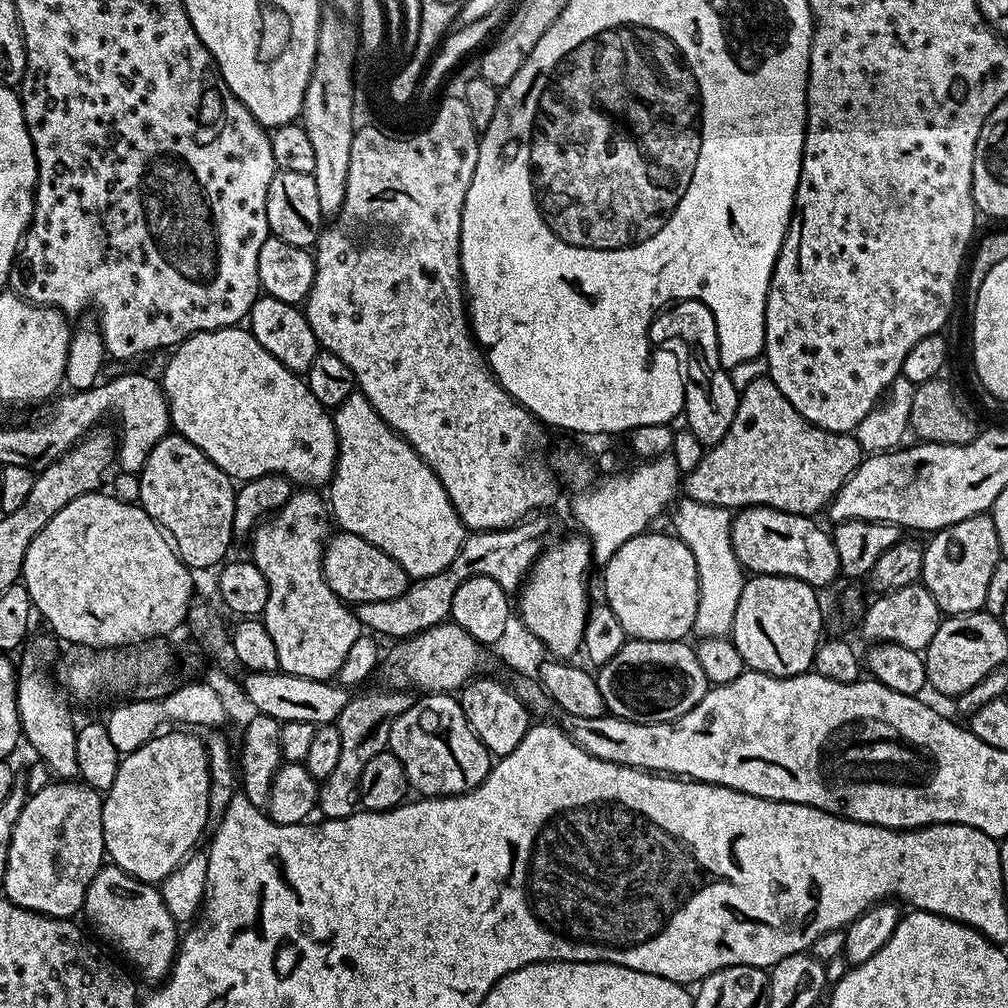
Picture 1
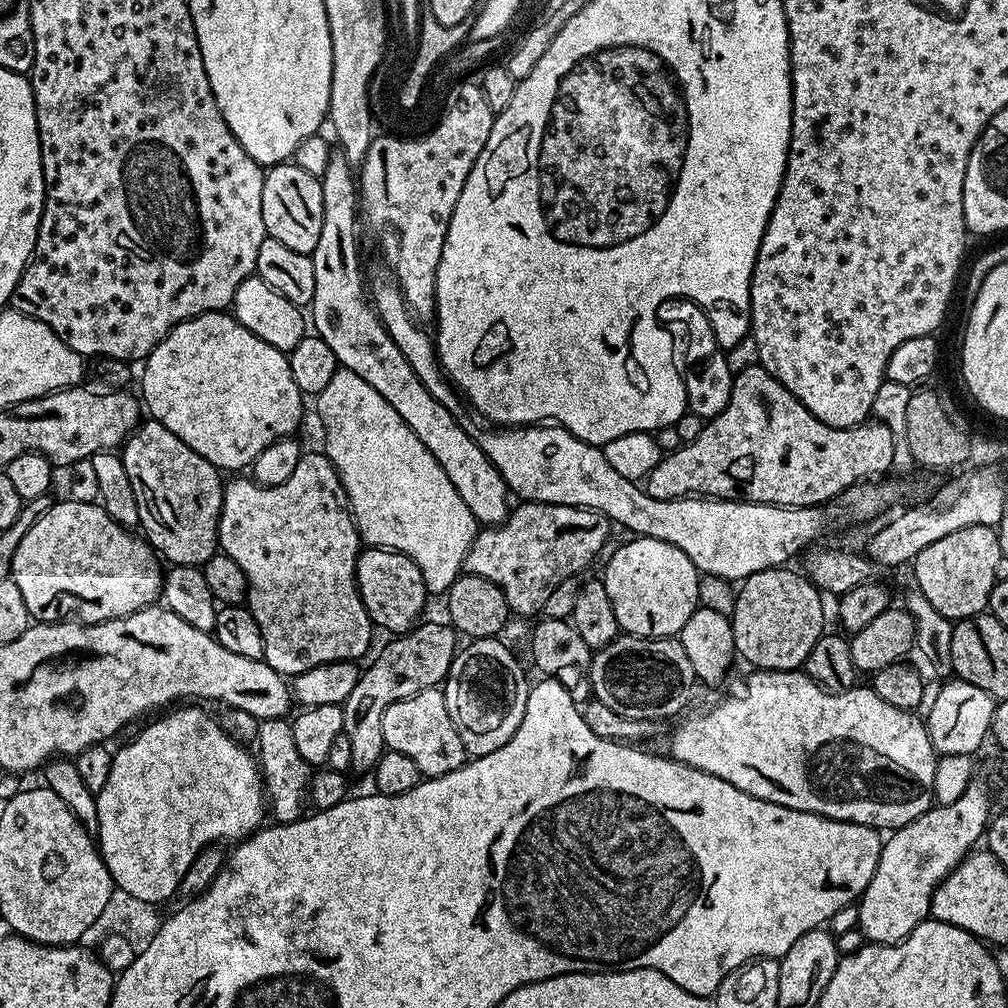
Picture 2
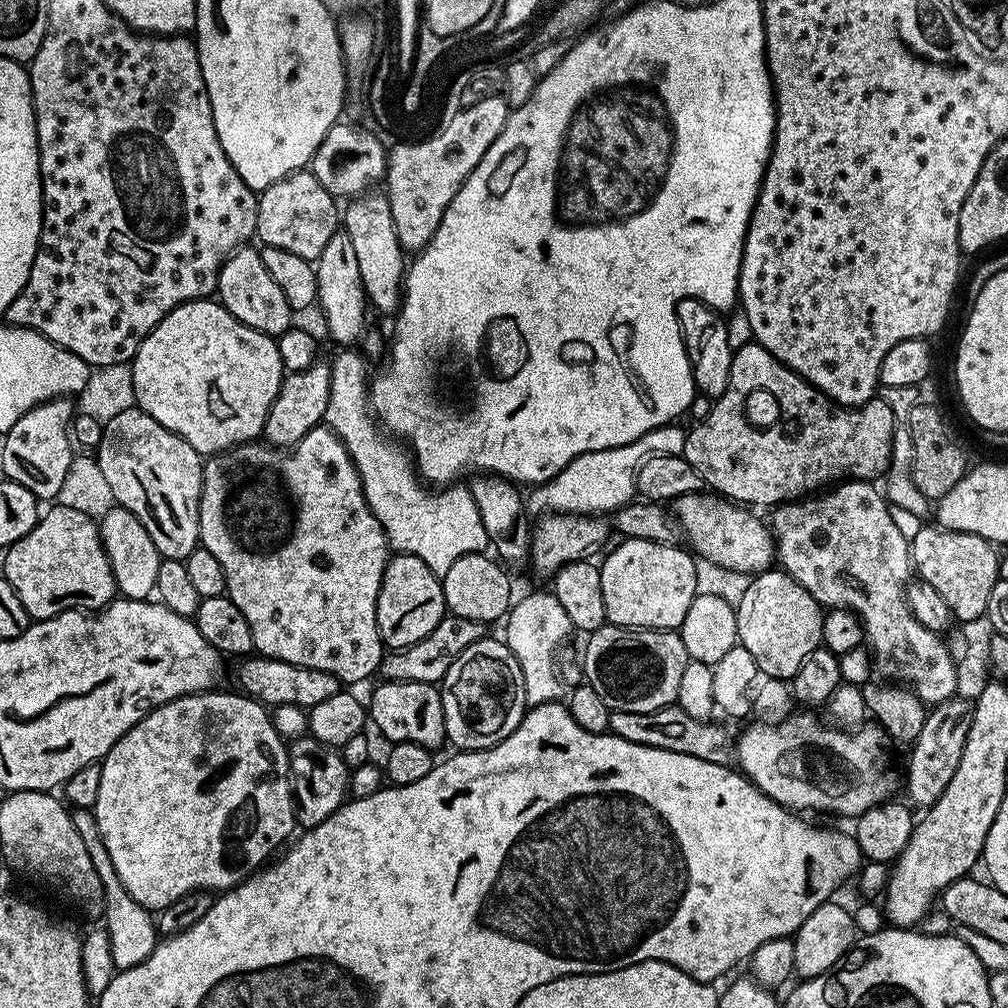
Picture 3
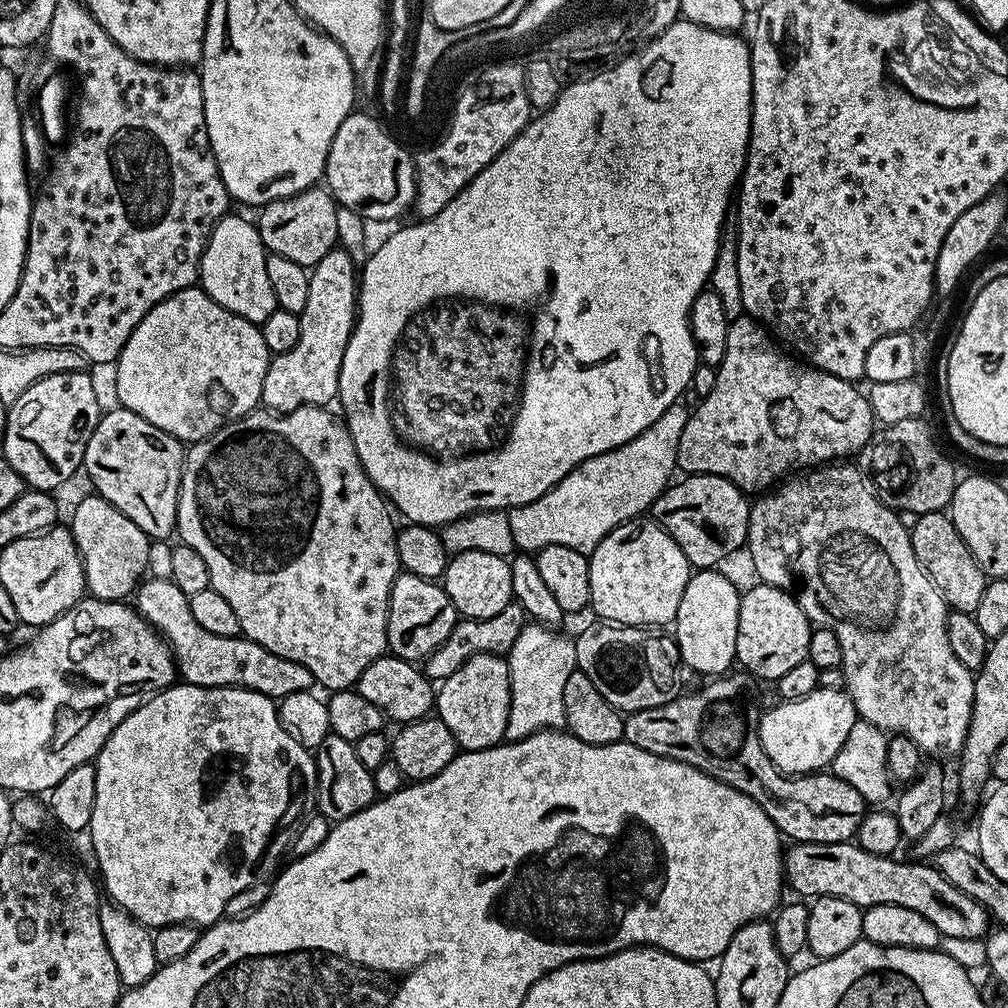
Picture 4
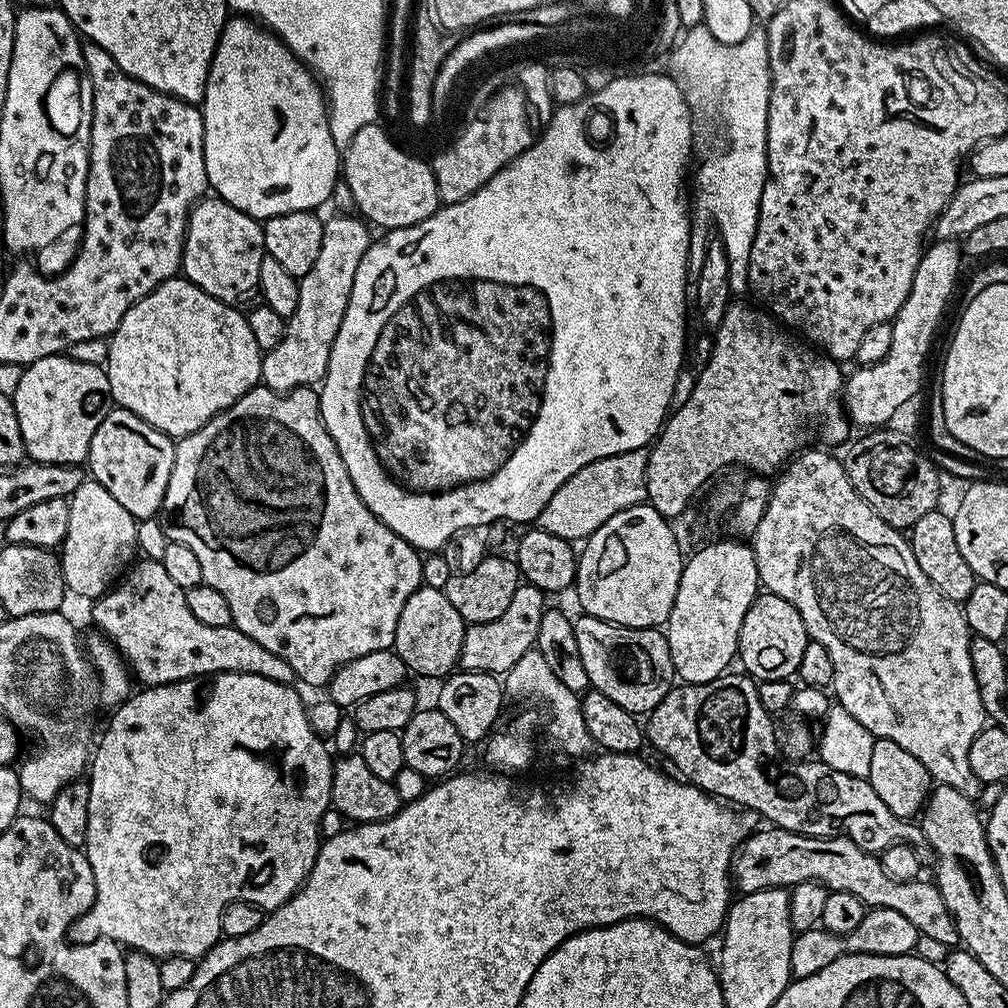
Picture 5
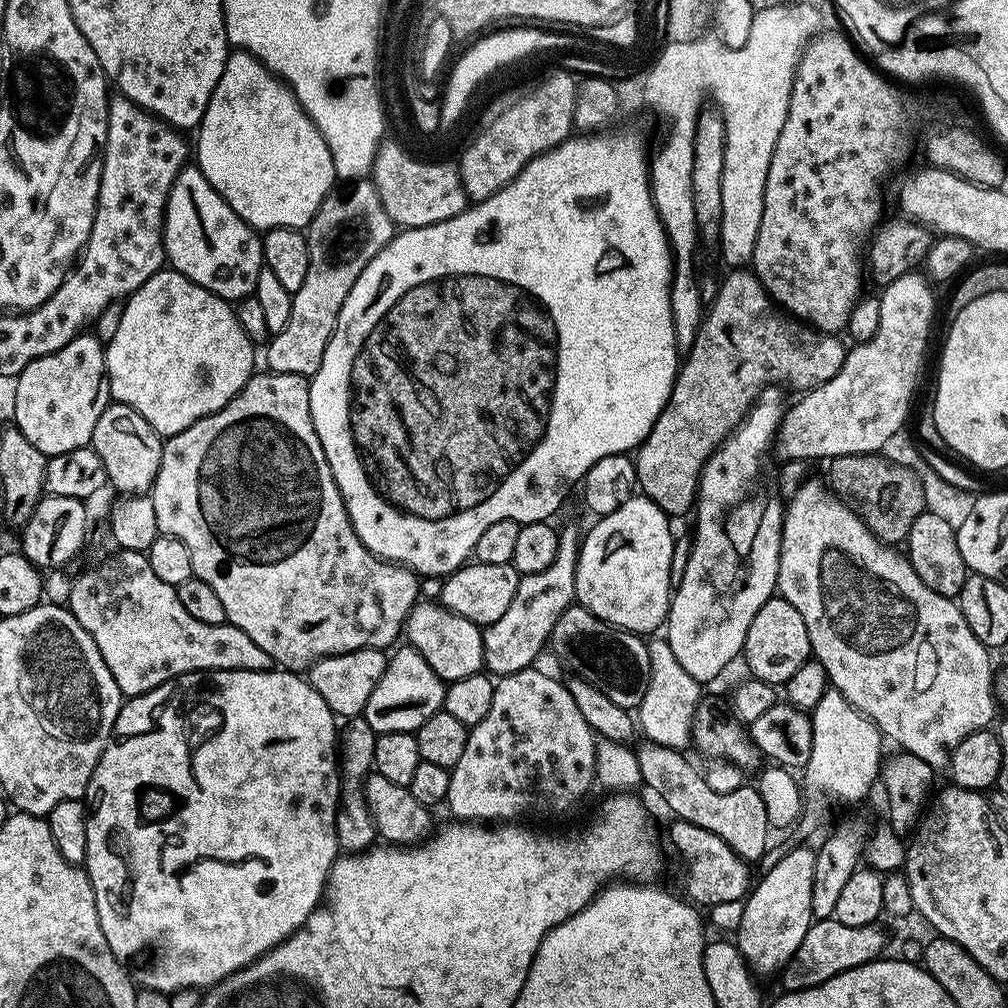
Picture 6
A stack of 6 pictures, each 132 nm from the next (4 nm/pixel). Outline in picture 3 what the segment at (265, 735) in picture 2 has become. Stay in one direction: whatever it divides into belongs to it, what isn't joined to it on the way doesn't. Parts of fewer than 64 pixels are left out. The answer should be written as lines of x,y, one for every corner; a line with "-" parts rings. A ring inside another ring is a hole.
303,734
288,744
288,770
292,778
294,799
298,809
298,824
307,830
318,827
349,799
350,769
337,749
318,743
310,734

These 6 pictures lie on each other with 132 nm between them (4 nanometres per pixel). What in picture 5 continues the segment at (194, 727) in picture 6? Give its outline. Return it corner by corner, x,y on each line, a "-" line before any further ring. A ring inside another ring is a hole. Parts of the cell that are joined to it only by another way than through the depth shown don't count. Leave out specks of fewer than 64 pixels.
217,672
207,678
141,687
141,692
133,691
128,699
111,713
112,721
109,722
100,745
98,740
90,756
90,775
87,777
90,818
82,851
90,862
90,870
94,870
96,897
87,914
81,916
70,929
71,939
75,943
87,944
90,940
99,939
113,940
125,949
144,952
157,958
199,958
205,956
216,945
217,940
221,939
220,919
224,916
224,907
231,900
245,900
256,908
264,908
265,913
270,913
282,907
302,887
304,879
314,866
316,856
320,853
322,814
329,811
332,803
334,756
329,745
324,745
319,734
312,729
308,712
294,689
292,684
270,682
270,678
262,678
258,674

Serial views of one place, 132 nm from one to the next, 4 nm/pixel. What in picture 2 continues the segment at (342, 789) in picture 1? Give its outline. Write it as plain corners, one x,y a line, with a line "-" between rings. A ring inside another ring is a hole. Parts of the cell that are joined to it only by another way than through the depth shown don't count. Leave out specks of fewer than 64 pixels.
417,623
410,632
397,635
376,658
361,671
353,693
347,698
343,710
343,728
350,738
351,771
362,774
375,769
378,758
386,750
382,738
382,716
394,702
410,698
427,688
443,685
452,659
458,651
458,633
451,623

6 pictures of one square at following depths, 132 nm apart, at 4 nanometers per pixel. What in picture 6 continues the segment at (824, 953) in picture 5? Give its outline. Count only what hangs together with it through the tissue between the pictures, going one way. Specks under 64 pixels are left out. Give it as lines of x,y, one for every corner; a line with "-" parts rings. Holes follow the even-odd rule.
835,918
817,920
812,928
802,938
802,946
794,954
794,958
782,970
784,988
789,992
797,992
803,988
813,988
830,978
834,974
842,974
854,966
862,966
877,959
884,948
884,932
876,924
858,926
842,926

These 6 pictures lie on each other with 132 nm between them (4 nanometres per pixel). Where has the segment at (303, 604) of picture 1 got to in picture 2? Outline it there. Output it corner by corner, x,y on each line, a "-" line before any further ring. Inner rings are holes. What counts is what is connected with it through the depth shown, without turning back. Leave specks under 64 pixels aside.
317,450
317,452
310,453
309,456
308,453
301,455
298,466
294,469
294,474
290,474
290,478
286,478
286,482
282,482
278,486
267,488
251,478
232,481
229,479
225,483
224,497
222,498
218,548
223,555
234,558
234,562
238,562
238,566
242,566
242,574
246,574
248,579
246,607
254,614
254,622
258,622
258,630
262,630
264,660
281,676
291,678
306,670
314,670
314,666
322,666
339,660
356,662
361,659
359,656
367,654
368,647
372,644
374,625
372,619
368,617
368,611
362,602
360,591
356,585
356,563
362,551
362,541
349,508
347,492
343,488
336,467
328,460
323,451

